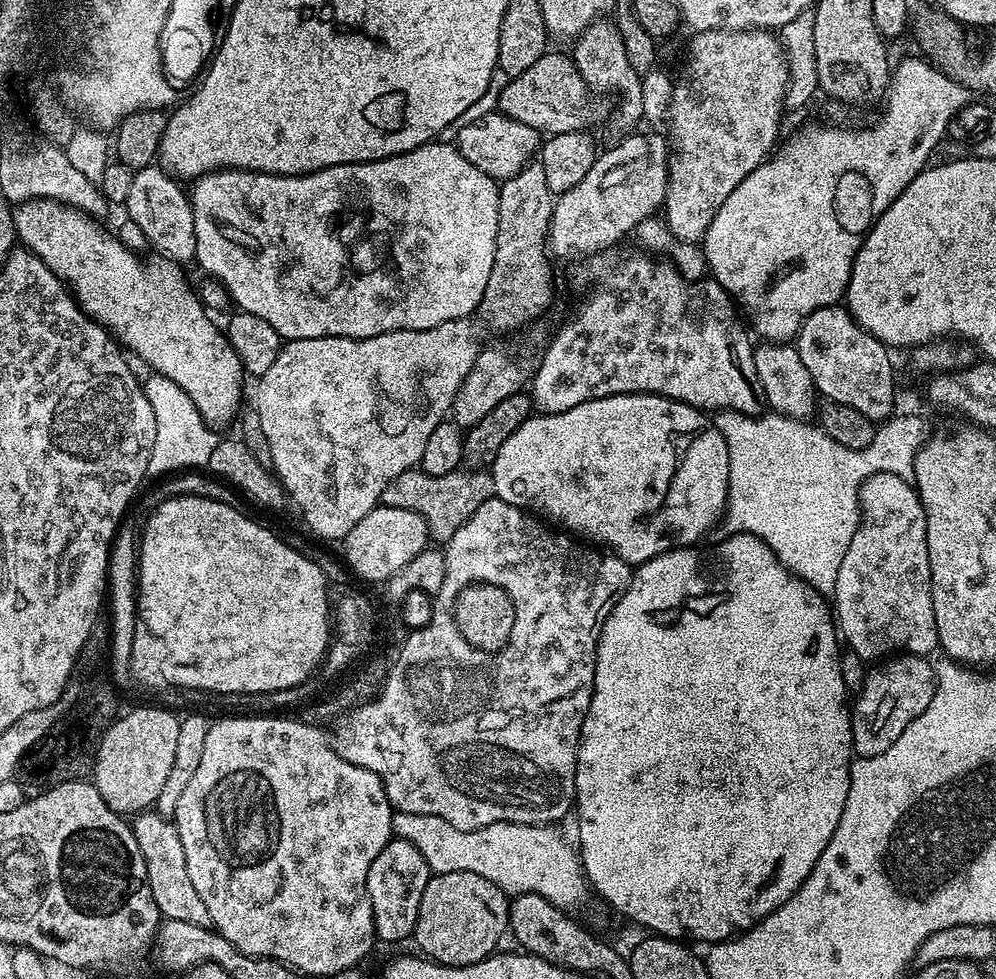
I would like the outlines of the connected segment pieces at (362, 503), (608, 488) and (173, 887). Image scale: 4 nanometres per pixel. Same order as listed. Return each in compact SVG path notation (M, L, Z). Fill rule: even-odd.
M471 319L467 320L451 320L450 322L442 322L433 328L426 330L398 330L397 332L387 332L386 334L378 334L374 338L362 338L361 340L351 340L345 336L323 336L322 338L306 338L305 340L289 340L283 345L278 354L278 358L274 362L274 366L270 366L270 370L266 370L266 374L262 374L256 381L256 403L254 409L259 418L262 420L263 433L266 434L267 441L270 442L271 457L273 458L272 471L276 473L276 477L280 479L284 486L285 493L290 497L294 503L300 507L300 516L308 523L308 528L316 536L321 536L324 540L336 540L336 542L343 541L346 534L350 534L350 530L354 530L354 526L358 526L358 522L362 522L362 518L366 518L366 514L370 514L370 510L374 510L380 504L380 495L382 490L386 490L386 482L390 482L393 478L398 478L398 474L402 474L406 470L417 467L422 458L422 450L426 450L426 442L430 438L430 434L434 434L436 427L446 419L451 413L452 404L456 401L458 390L462 386L464 379L472 372L474 362L478 358L482 341L480 336L476 333L476 328L472 325Z
M649 392L618 394L597 400L587 400L582 402L582 406L574 406L565 412L532 414L510 434L506 442L503 442L490 465L494 478L495 497L559 526L565 533L587 538L593 545L603 546L612 555L622 558L627 564L633 566L644 564L650 558L662 555L663 552L673 552L675 548L690 548L699 545L701 543L699 540L715 524L717 527L724 519L728 506L728 483L730 482L728 443L716 427L710 426L709 421L708 424L704 421L704 416L705 413L701 409L665 396L655 396Z
M145 810L131 821L131 826L138 850L142 850L142 858L146 858L150 894L154 894L154 902L158 902L161 917L164 920L191 922L194 926L212 928L210 910L206 910L206 902L202 902L198 890L194 890L194 882L190 882L190 873L186 871L186 854L182 851L182 838L178 838L175 823L155 810Z

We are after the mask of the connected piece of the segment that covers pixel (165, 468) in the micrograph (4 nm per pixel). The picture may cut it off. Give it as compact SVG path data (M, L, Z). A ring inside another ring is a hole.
M152 374L149 377L149 380L145 379L143 381L144 393L150 402L150 410L154 410L155 418L154 446L151 447L148 458L149 475L160 474L159 476L166 476L175 472L205 467L220 439L219 433L209 427L205 420L201 418L198 413L198 406L194 406L194 402L190 402L190 394L186 394L186 390L182 390L182 386L170 382L170 378L165 376Z

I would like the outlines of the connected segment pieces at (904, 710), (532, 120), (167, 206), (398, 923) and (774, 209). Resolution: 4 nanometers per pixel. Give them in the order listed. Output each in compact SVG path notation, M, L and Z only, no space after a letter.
M896 654L867 669L864 684L855 693L851 705L852 751L860 758L874 758L882 750L890 750L902 730L930 706L936 689L936 669L931 659Z
M549 50L522 74L511 77L500 92L498 110L503 116L526 122L535 132L548 136L567 136L585 131L587 124L596 120L596 100L588 83L578 72L571 55Z
M159 166L138 168L133 171L130 194L126 194L127 219L134 221L159 255L181 266L191 265L196 258L194 210L189 193L182 189L181 181L173 178Z
M399 838L388 841L388 845L370 862L370 874L366 878L366 890L370 894L370 910L374 914L374 930L377 941L404 940L413 935L418 922L418 906L422 906L422 890L426 890L426 882L430 873L426 862L422 858L422 850L410 842Z
M908 56L897 64L895 61L883 101L884 114L877 124L869 128L808 124L798 129L730 190L730 198L726 198L718 214L714 214L714 222L710 222L702 241L711 279L728 291L742 309L751 331L755 335L757 332L761 341L791 341L814 310L840 304L845 299L854 258L864 237L898 194L929 167L932 151L939 146L940 139L948 136L948 124L958 110L973 103L972 89L924 60Z

